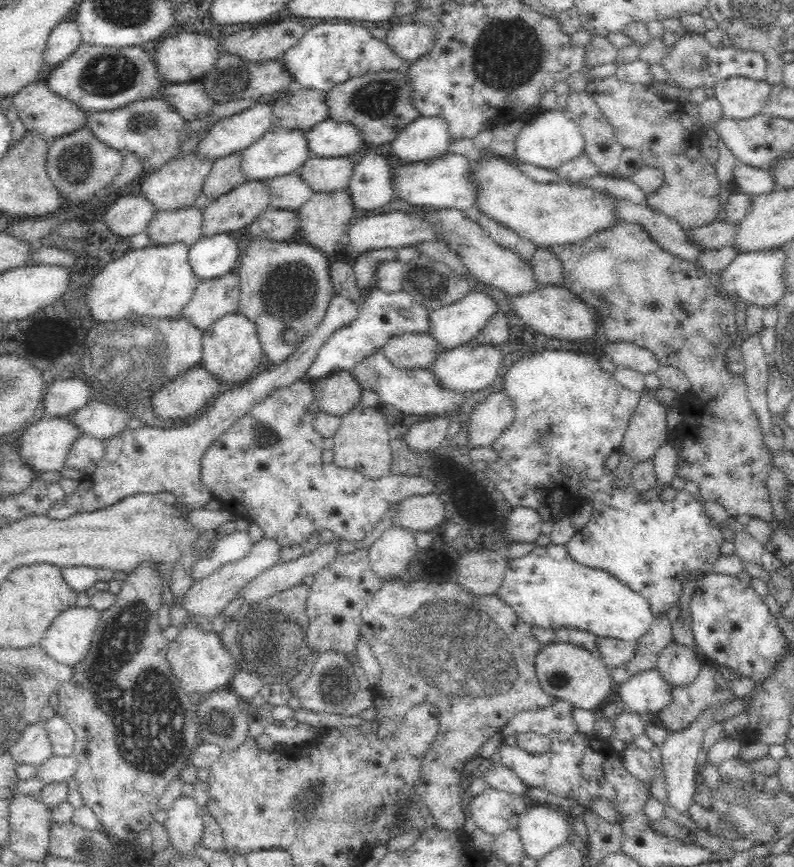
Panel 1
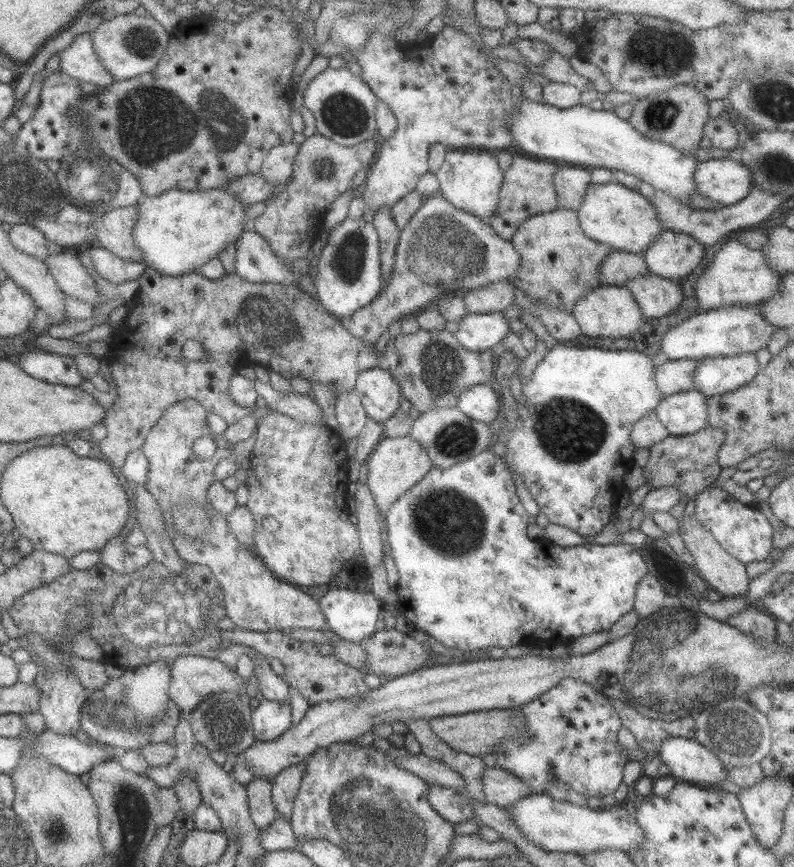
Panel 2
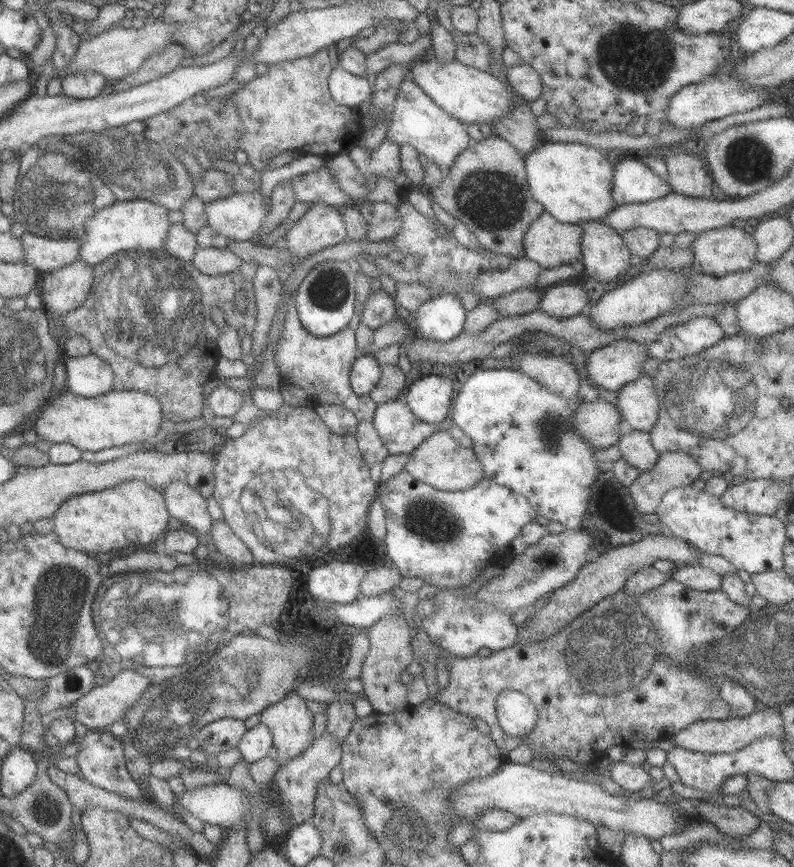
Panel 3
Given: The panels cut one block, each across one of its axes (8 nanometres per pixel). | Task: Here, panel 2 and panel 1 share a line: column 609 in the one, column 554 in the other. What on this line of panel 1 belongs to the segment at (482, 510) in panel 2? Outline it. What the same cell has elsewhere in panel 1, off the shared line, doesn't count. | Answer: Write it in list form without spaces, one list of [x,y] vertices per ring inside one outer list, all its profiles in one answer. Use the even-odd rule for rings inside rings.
[[[562,544],[537,545],[526,556],[508,558],[504,580],[496,594],[511,606],[523,622],[530,626],[552,630],[556,630],[556,628],[576,628],[623,642],[639,642],[655,620],[646,598],[631,590],[620,580],[612,577],[609,572],[578,564],[578,562],[572,560],[567,546]]]

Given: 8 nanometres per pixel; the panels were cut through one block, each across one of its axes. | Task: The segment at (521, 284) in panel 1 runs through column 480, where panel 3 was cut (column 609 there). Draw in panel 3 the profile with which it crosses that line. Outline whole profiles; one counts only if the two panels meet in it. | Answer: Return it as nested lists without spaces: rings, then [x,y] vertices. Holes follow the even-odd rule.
[[[580,220],[577,225],[582,228],[581,243],[579,243],[582,254],[580,261],[587,278],[597,282],[621,281],[625,270],[631,266],[629,250],[623,244],[621,235],[602,221]]]

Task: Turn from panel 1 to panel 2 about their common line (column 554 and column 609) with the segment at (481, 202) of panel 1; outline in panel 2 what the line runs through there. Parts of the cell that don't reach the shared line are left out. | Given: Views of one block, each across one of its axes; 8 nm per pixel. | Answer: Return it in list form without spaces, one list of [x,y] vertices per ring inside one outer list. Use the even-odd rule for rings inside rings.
[[[618,183],[597,184],[587,187],[586,195],[576,210],[580,230],[590,240],[611,246],[612,251],[641,255],[664,229],[656,208],[641,193]]]

